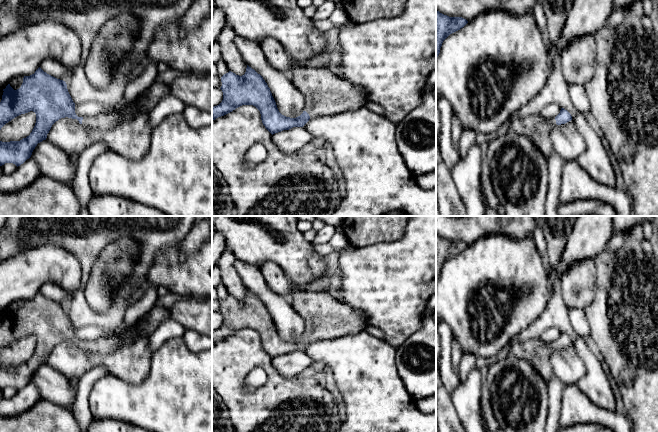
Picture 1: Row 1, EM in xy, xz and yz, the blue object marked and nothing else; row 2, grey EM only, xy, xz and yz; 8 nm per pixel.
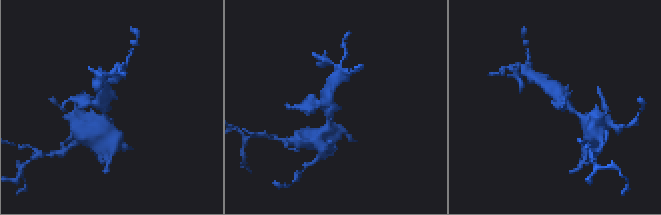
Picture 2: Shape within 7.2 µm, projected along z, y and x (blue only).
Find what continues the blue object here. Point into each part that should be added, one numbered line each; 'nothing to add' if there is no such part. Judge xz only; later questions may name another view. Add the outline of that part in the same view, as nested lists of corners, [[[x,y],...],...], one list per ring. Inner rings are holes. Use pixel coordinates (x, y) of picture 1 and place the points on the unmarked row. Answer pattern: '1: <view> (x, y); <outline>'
1: xz (325, 317); [[[293,287],[289,301],[304,320],[309,340],[328,340],[357,334],[369,325],[365,315],[337,300],[332,292],[310,292]]]

